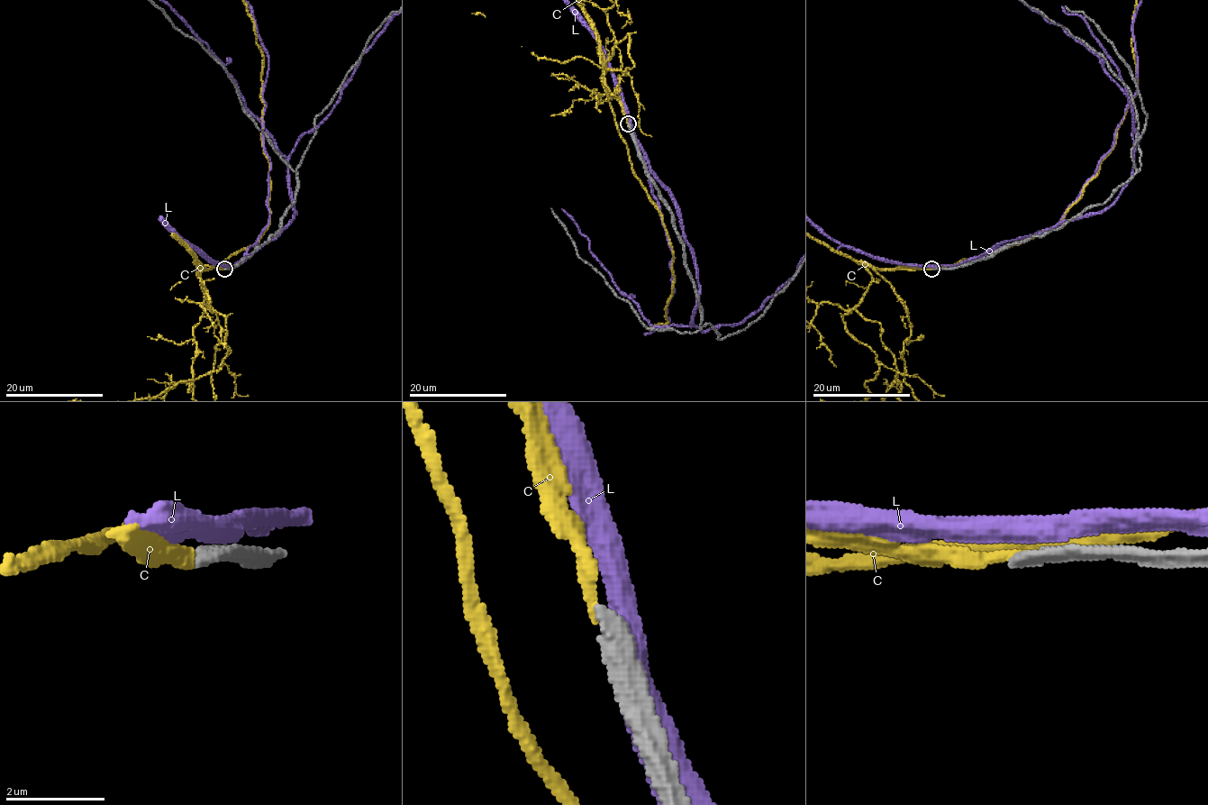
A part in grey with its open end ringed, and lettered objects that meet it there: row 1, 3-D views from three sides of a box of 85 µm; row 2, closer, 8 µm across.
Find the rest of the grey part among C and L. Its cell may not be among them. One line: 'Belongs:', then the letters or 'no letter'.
Belongs: C

